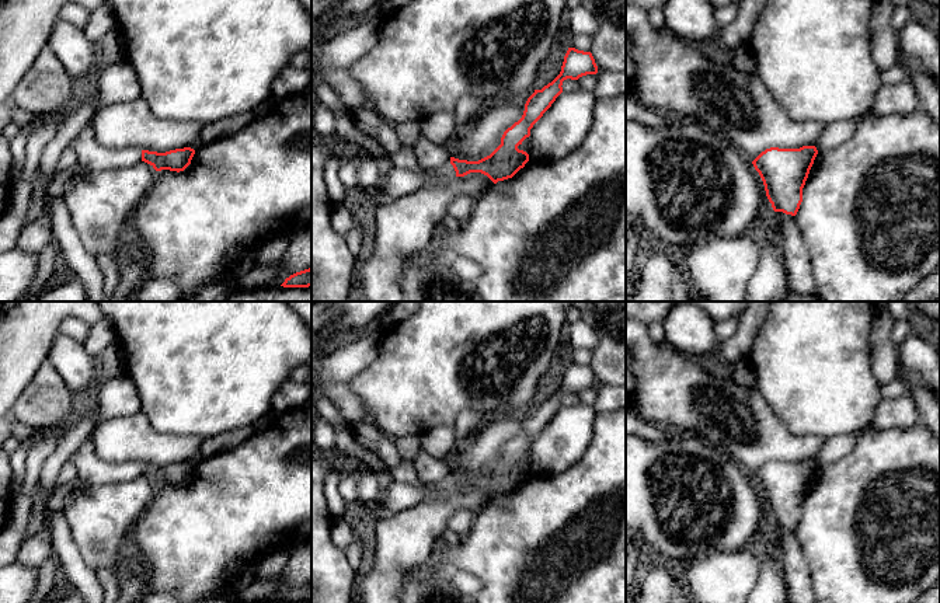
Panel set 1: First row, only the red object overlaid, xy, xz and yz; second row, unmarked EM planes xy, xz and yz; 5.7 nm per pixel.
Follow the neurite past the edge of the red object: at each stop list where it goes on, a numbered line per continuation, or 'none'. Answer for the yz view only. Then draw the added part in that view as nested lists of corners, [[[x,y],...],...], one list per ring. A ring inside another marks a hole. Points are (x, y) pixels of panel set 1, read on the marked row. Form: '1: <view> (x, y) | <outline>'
none

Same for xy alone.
1: xy (91, 156) | [[[88,125],[72,140],[70,147],[76,151],[79,164],[87,171],[128,167],[142,161],[140,149],[102,147]]]

